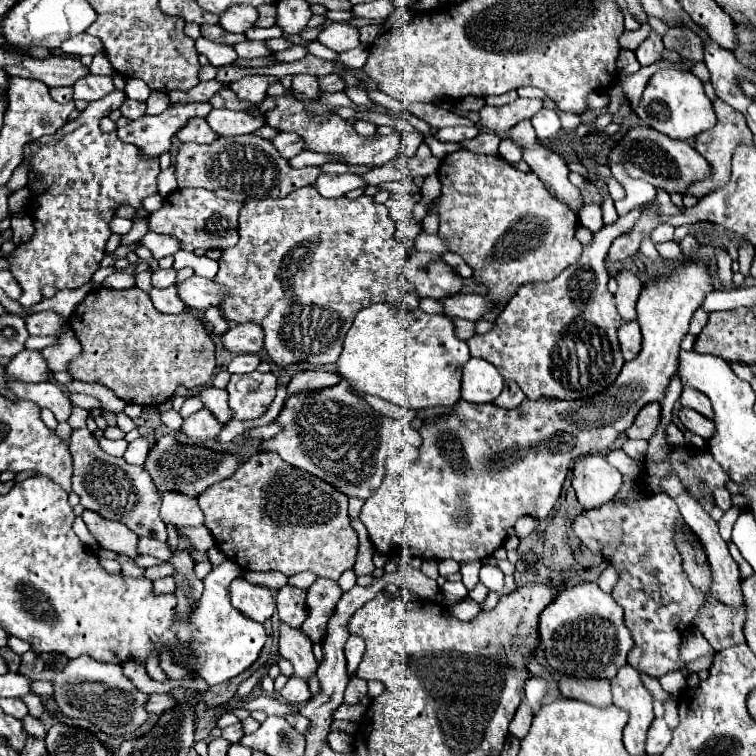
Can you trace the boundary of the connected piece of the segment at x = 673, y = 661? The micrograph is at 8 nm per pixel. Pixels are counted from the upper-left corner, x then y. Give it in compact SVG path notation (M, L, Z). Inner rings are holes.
M666 493L630 501L610 501L600 509L582 511L572 519L574 535L592 553L608 557L610 565L620 573L612 597L624 609L626 627L634 639L628 665L656 679L684 667L680 659L680 635L692 627L704 603L704 591L698 591L690 583L676 549L674 537L682 523L684 519L674 499Z

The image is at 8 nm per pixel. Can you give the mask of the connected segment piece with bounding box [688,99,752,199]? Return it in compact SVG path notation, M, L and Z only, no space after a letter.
M720 99L714 101L714 111L716 111L718 123L714 125L714 129L700 133L700 135L696 137L696 143L694 143L694 149L700 151L700 155L706 157L708 163L712 165L712 175L710 175L710 179L700 181L700 183L694 183L694 187L688 189L688 193L694 195L694 197L698 197L698 199L704 197L704 195L708 195L708 193L712 193L712 191L722 189L722 187L730 181L730 159L732 159L736 147L738 147L740 143L742 143L742 145L752 145L752 131L748 129L744 115L740 115L738 111L734 111L730 105L726 105L726 103L720 101Z

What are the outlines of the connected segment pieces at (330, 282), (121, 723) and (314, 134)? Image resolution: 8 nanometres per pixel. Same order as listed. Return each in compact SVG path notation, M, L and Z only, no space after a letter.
M308 185L282 199L246 201L238 219L240 241L222 251L220 271L214 277L228 291L220 309L228 321L260 325L264 329L264 349L276 365L336 363L342 341L360 309L374 303L390 303L402 311L418 307L420 297L402 275L408 251L394 239L394 231L396 225L388 217L388 209L366 195L356 201L348 197L326 199Z
M78 657L68 661L66 667L56 673L52 685L52 697L64 717L88 719L98 731L104 731L112 737L128 737L150 717L150 713L144 709L148 695L134 687L134 683L122 673L120 665L98 665L90 657Z
M276 97L278 107L266 111L266 123L276 129L276 131L292 131L302 137L304 149L314 151L314 153L330 153L336 161L346 163L346 165L366 165L366 167L380 167L394 159L400 151L402 145L402 135L392 133L392 135L372 135L364 137L354 131L354 125L338 115L330 115L324 121L316 121L308 117L306 105L294 97Z

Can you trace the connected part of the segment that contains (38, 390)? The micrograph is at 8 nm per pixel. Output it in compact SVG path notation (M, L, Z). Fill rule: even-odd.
M6 379L8 389L12 393L16 393L20 399L26 401L34 401L38 407L46 407L54 413L56 419L66 421L70 417L72 411L72 403L68 399L68 395L64 395L64 391L52 383L52 381L42 381L42 383L20 383L20 381L12 381Z

